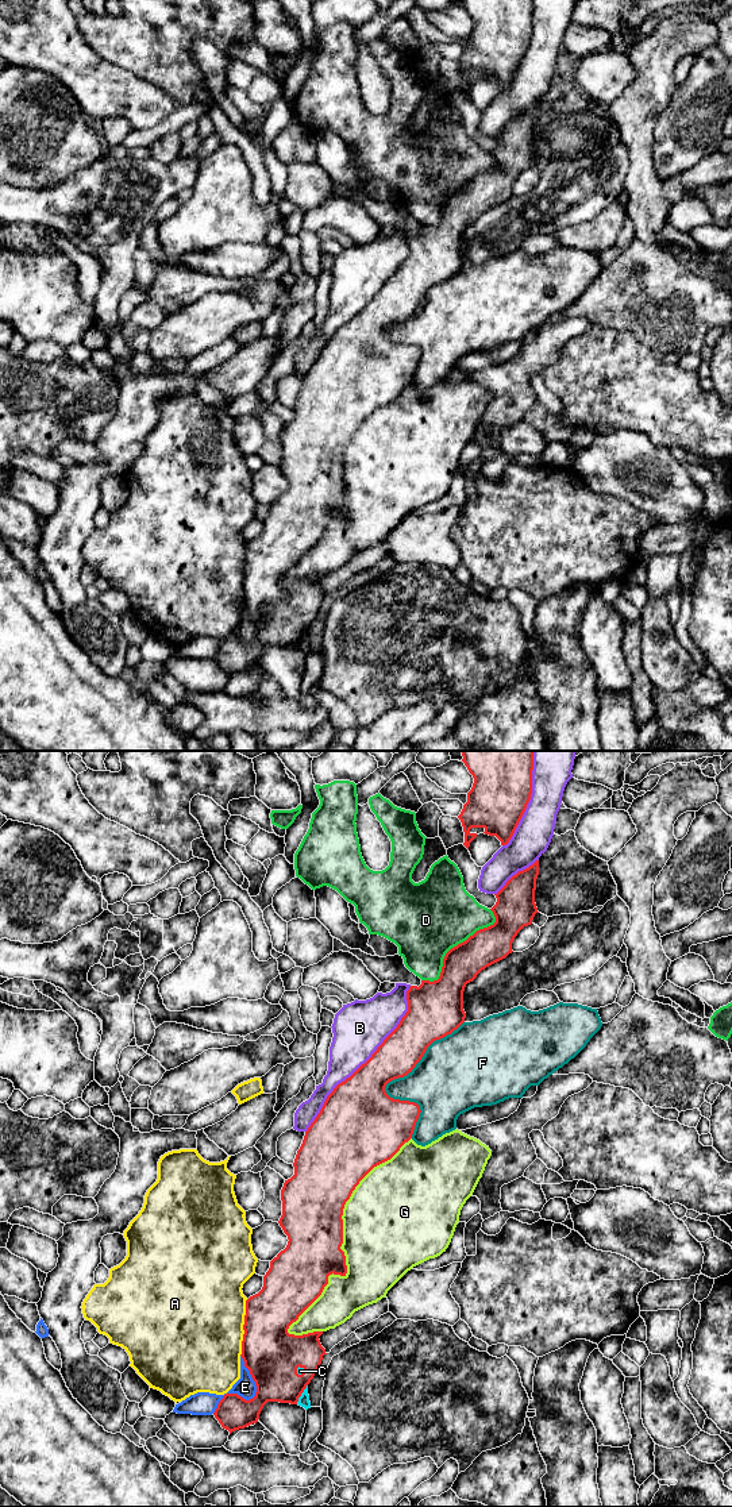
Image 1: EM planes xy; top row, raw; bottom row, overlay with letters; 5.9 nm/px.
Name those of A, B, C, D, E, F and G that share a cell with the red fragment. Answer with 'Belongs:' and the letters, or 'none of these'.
Belongs: C

